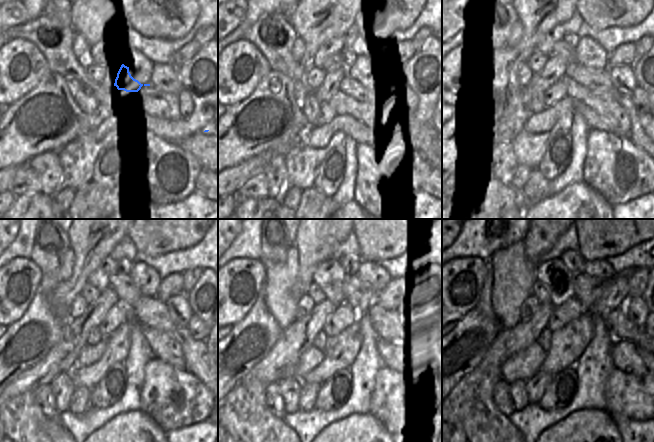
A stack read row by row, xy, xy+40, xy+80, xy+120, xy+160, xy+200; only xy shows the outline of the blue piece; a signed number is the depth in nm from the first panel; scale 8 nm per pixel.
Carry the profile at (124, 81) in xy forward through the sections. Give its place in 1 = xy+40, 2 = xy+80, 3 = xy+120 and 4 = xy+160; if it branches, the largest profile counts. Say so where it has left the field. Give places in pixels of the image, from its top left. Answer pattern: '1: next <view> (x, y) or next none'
1: next xy+40 (349, 86)
2: next xy+80 (645, 133)
3: next xy+120 (155, 314)
4: next xy+160 (387, 323)

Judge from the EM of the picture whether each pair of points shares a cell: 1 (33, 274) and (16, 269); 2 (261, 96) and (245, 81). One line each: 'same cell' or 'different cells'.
1: same cell
2: different cells

